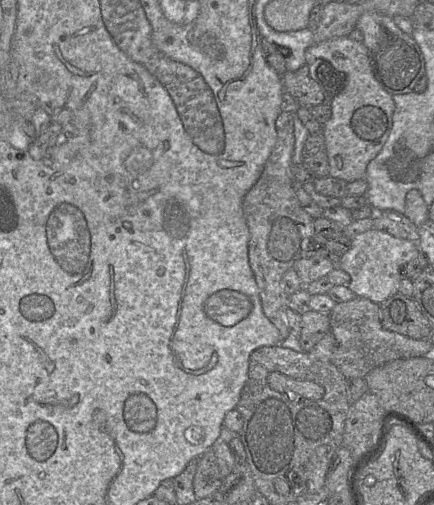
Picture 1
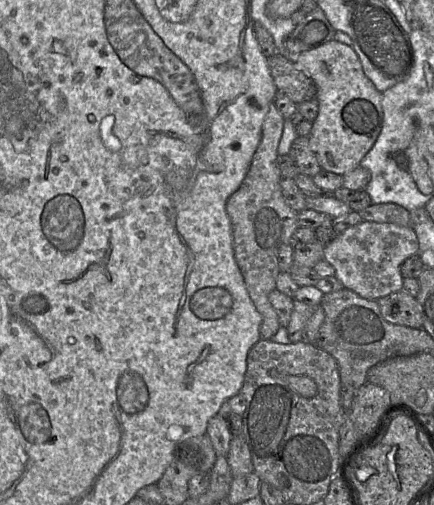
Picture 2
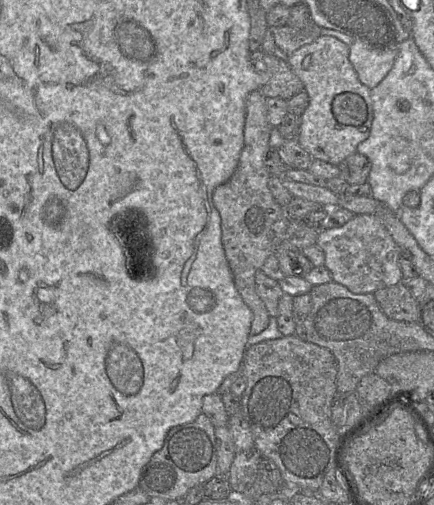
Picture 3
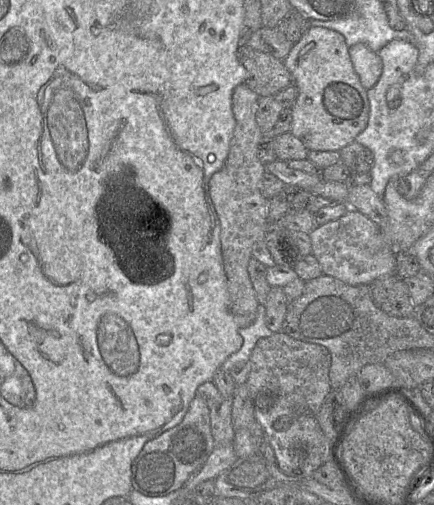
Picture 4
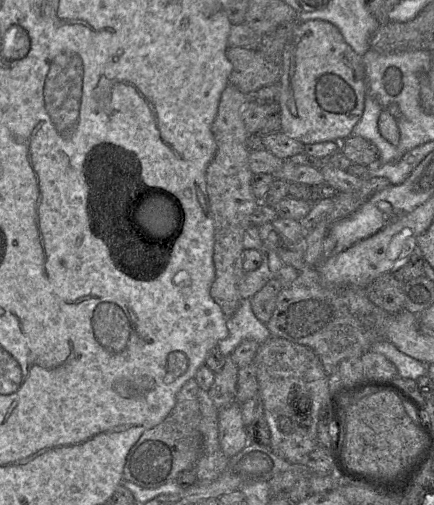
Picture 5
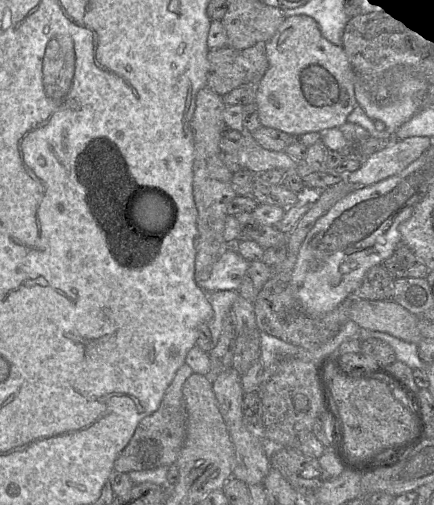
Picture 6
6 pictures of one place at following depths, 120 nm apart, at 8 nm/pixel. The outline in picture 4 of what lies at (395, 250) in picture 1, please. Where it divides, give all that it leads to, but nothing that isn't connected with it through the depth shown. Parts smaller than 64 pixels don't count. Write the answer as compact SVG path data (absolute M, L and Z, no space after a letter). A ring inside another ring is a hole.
M352 207L342 217L316 226L309 236L312 254L325 275L356 286L370 285L377 278L395 274L396 255L378 225Z

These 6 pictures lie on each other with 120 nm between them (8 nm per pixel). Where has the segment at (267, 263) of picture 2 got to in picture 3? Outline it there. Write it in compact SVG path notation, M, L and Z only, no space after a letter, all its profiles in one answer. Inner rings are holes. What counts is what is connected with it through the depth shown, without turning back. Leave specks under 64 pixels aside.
M257 90L252 91L246 99L244 145L238 166L232 177L226 183L218 186L212 196L214 206L220 214L221 241L233 274L236 289L253 314L250 335L261 333L269 325L269 314L255 289L255 274L261 270L265 260L275 252L273 224L283 215L284 207L274 199L268 187L271 174L265 165L266 153L276 141L275 129L267 120L266 97Z

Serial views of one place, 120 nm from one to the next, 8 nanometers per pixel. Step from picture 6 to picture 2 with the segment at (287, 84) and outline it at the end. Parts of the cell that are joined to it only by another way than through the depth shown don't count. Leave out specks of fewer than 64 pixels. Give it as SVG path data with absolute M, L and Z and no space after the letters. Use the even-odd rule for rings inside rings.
M336 40L303 51L293 59L314 81L318 115L312 121L309 145L322 169L344 174L360 166L362 158L377 140L383 124L382 93L365 75L352 45Z

